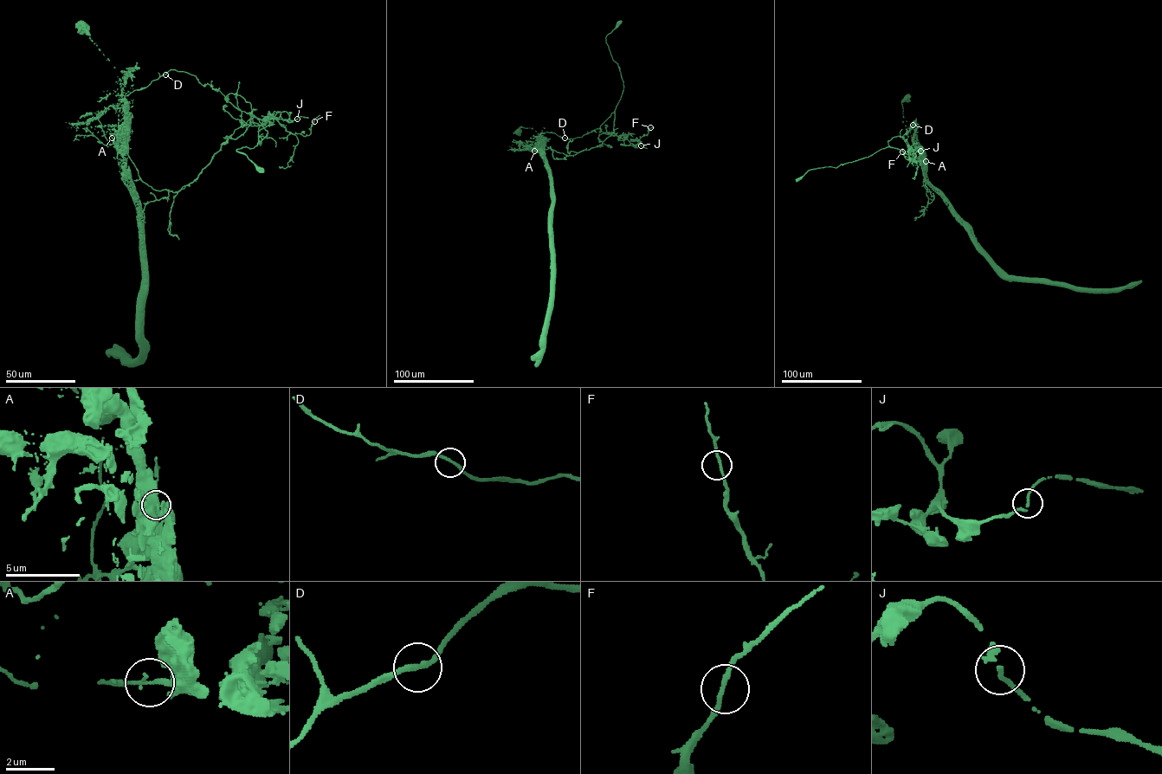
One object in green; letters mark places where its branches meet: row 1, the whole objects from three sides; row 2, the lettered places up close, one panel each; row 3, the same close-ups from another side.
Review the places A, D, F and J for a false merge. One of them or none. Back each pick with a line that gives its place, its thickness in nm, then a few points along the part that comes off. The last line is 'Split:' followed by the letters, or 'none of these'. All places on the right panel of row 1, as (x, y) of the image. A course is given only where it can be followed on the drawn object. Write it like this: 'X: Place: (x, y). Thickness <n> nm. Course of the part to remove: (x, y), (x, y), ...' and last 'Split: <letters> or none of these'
A: Place: (926, 161). Thickness 160 nm. Course of the part to remove: (926, 161), (923, 185), (930, 193), (919, 161), (889, 146), (836, 167), (809, 170), (796, 181)
Split: A

